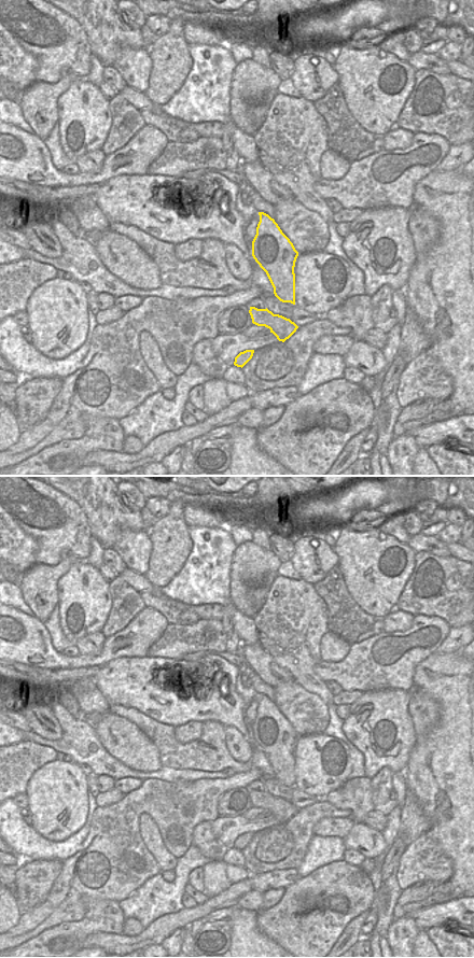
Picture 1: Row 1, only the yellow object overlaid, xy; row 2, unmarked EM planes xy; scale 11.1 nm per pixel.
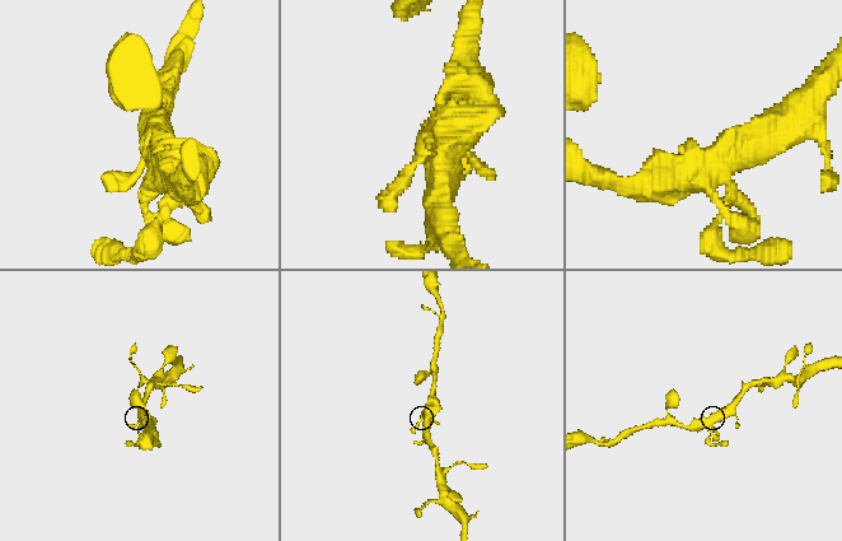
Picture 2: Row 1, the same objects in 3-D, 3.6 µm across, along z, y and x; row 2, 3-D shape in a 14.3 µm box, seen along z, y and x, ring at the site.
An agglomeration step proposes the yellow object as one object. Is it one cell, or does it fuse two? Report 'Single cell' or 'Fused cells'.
Single cell

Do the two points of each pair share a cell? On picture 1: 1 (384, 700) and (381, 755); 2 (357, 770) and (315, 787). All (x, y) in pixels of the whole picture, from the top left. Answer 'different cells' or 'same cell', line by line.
1: same cell
2: different cells

